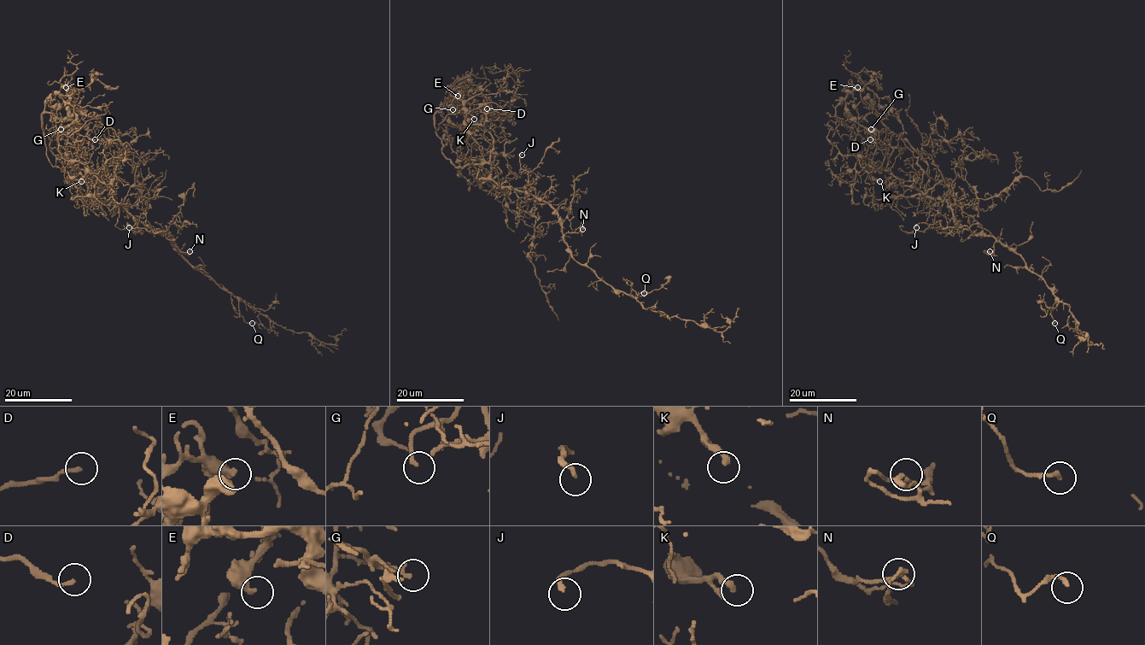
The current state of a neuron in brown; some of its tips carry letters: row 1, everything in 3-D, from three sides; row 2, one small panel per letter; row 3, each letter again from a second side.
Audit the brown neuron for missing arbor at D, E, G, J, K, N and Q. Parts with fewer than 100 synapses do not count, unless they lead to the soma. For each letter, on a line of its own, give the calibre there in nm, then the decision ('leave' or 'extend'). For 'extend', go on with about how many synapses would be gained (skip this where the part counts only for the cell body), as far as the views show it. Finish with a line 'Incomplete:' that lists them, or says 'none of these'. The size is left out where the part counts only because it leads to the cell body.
D: 180 nm | leave
E: 380 nm | leave
G: 200 nm | leave
J: 220 nm | leave
K: 280 nm | leave
N: 200 nm | leave
Q: 180 nm | leave
Incomplete: none of these

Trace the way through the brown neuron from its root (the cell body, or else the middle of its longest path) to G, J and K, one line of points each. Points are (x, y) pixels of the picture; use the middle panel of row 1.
G: (522, 192), (499, 186), (491, 178), (493, 137), (473, 125), (464, 104), (449, 94), (462, 93), (452, 109)
J: (522, 192), (529, 192), (531, 187), (528, 172), (521, 167), (522, 155)
K: (522, 192), (491, 178), (493, 137), (470, 121), (462, 104), (456, 108), (474, 119)

